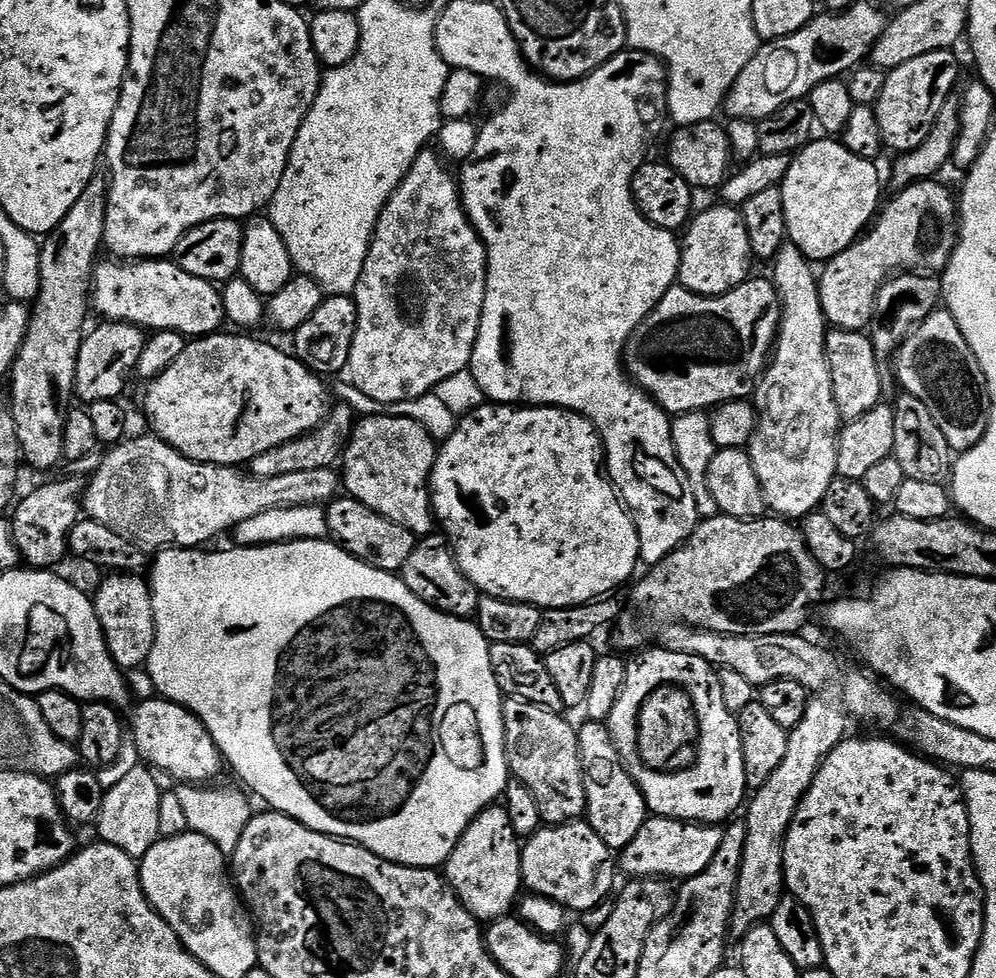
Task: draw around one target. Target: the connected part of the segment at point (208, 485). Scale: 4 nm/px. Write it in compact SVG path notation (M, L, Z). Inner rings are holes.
M147 434L148 436L140 436L137 440L133 438L125 439L123 442L109 447L103 453L98 470L93 472L90 479L87 481L82 497L82 508L91 519L102 522L102 526L110 526L110 530L114 530L114 534L122 534L122 538L126 538L126 542L136 544L145 550L163 550L165 548L195 548L203 549L211 542L215 536L220 536L224 531L235 529L237 524L244 520L254 518L258 514L262 514L266 510L274 510L275 508L306 508L309 506L324 506L329 502L337 499L338 493L342 488L342 476L335 467L323 468L322 470L298 470L298 474L282 474L274 478L262 478L261 476L253 476L245 474L243 471L237 470L232 466L222 464L198 464L195 460L188 460L180 452L175 452L165 440L157 440L155 435Z

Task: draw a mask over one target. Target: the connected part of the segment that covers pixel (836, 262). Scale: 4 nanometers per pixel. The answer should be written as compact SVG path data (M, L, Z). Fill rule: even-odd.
M929 178L926 180L919 180L916 184L911 184L908 188L901 188L895 194L896 200L892 200L883 205L882 211L875 217L874 223L863 233L861 239L853 242L849 248L842 250L842 254L838 254L833 260L827 261L823 265L822 271L818 276L818 283L820 285L820 301L822 302L822 310L824 311L824 318L828 321L833 329L842 332L864 332L871 329L872 321L876 315L876 299L882 290L885 282L892 279L893 276L902 272L919 272L921 274L940 274L943 273L944 267L950 262L950 258L956 249L956 242L958 239L958 200L944 184L939 184L939 179Z

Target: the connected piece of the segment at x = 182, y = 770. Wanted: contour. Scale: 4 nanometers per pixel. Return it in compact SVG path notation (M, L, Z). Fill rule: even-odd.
M144 698L139 703L132 724L130 720L130 736L140 751L141 761L192 786L204 786L215 781L212 779L219 774L220 764L222 768L222 757L204 723L193 712L181 704L173 704L171 700Z

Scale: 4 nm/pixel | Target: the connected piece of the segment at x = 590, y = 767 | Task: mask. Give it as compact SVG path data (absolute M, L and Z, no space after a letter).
M585 719L578 728L578 746L580 757L584 767L584 785L586 786L586 822L606 842L606 846L613 850L622 850L630 846L630 842L642 830L642 826L650 819L648 804L644 800L642 790L634 782L634 778L628 773L628 767L622 762L618 754L618 746L614 744L614 738L610 734L607 723L599 720Z

